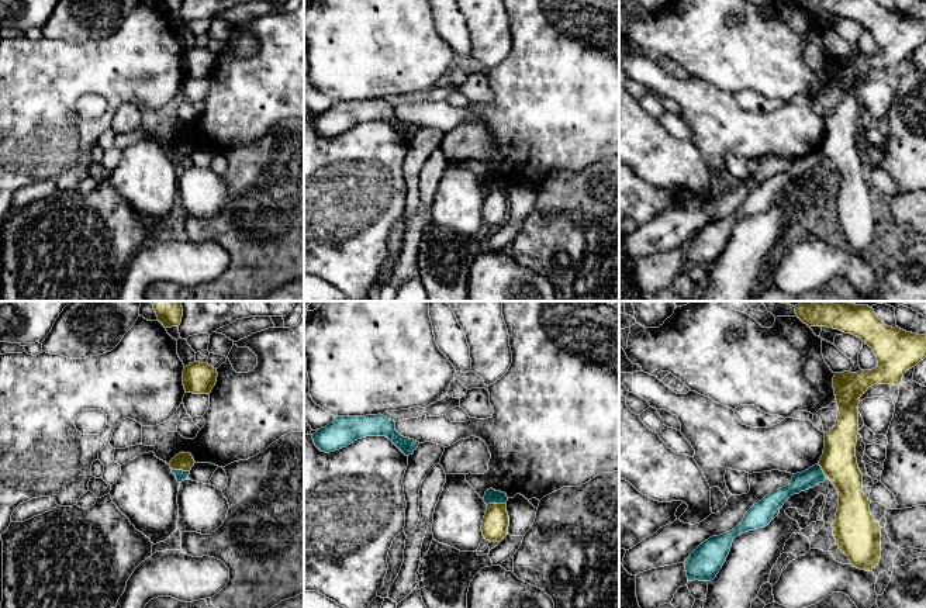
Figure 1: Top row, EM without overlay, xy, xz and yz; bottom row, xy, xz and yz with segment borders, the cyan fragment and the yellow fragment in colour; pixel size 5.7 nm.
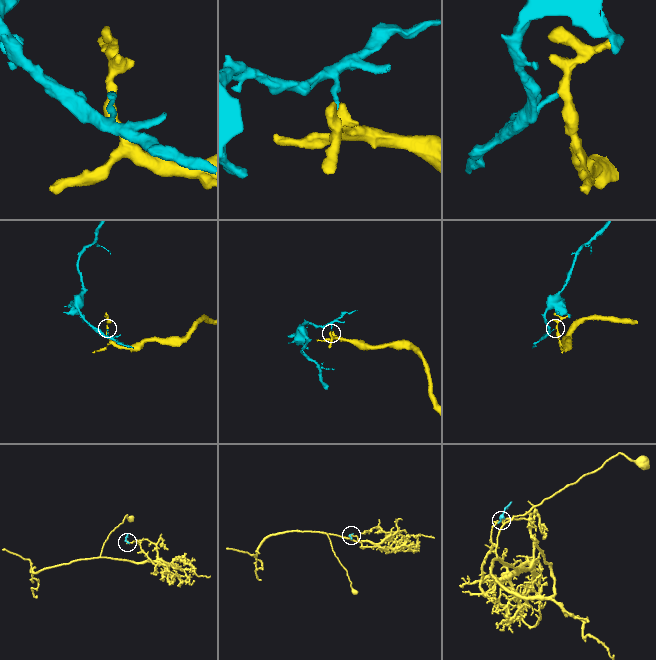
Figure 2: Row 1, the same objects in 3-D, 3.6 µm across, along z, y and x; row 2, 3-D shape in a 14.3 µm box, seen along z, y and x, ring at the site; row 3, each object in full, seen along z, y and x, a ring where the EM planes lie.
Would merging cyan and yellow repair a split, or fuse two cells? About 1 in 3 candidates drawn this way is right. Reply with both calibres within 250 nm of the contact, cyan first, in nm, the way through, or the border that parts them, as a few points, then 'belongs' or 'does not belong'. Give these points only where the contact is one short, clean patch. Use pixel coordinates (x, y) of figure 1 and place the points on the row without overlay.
calibres 60 and 100 nm; border xy (172, 152), (189, 156); does not belong

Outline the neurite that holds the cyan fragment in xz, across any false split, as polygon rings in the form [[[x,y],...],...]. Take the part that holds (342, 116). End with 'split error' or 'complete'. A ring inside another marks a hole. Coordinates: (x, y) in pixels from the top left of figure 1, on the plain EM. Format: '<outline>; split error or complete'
[[[379,100],[366,101],[335,101],[325,113],[314,120],[315,131],[325,138],[339,135],[357,124],[366,121],[388,122],[405,141],[414,138],[419,127],[404,122],[395,115],[395,107]]]; complete

